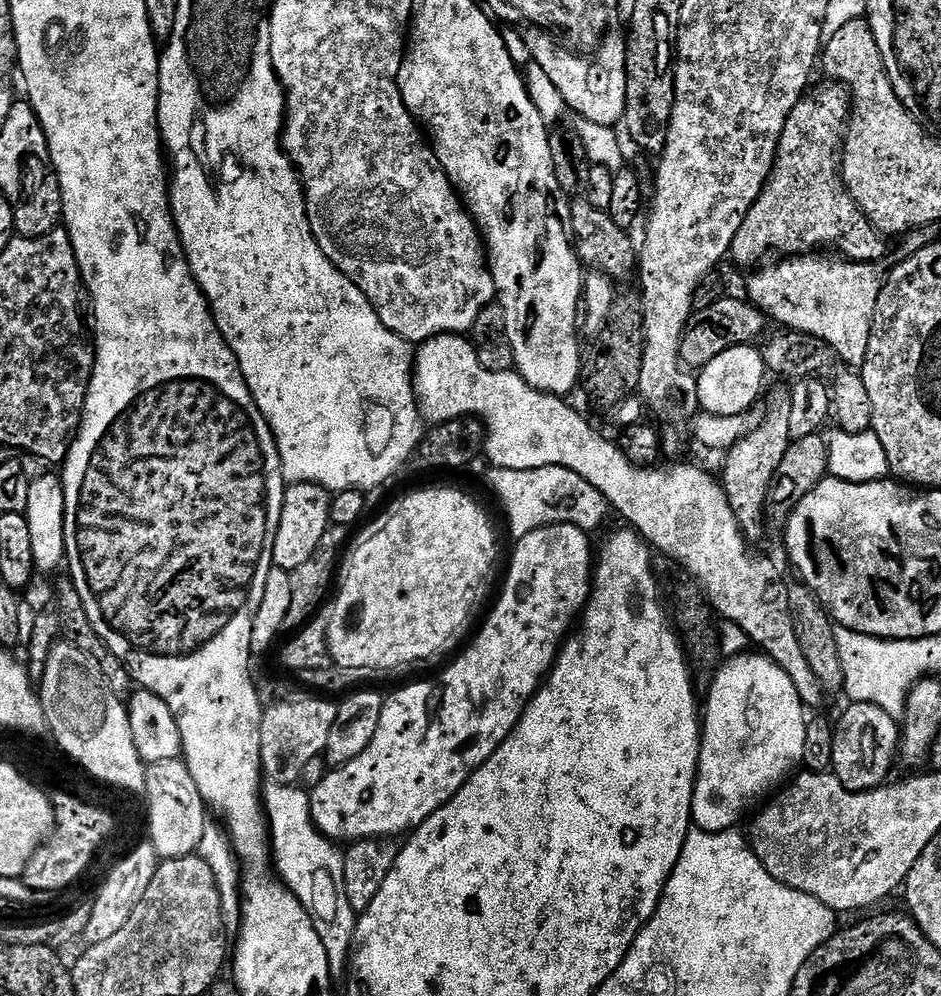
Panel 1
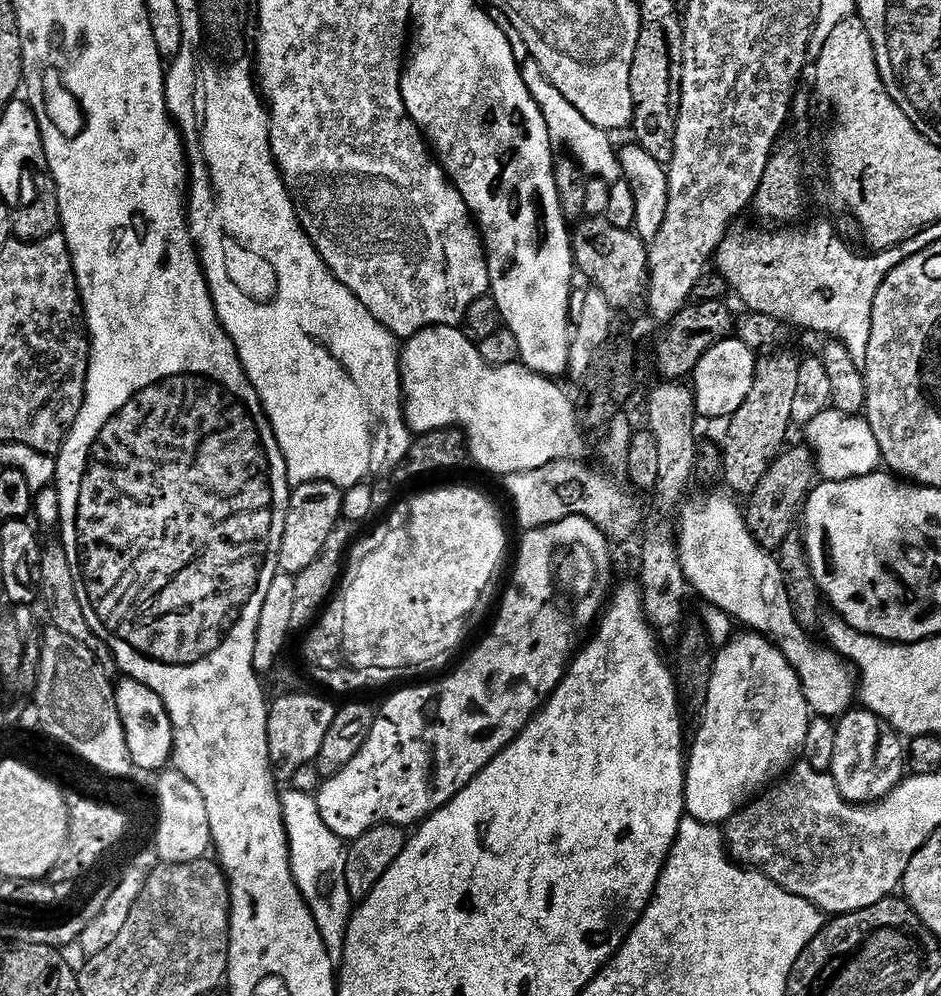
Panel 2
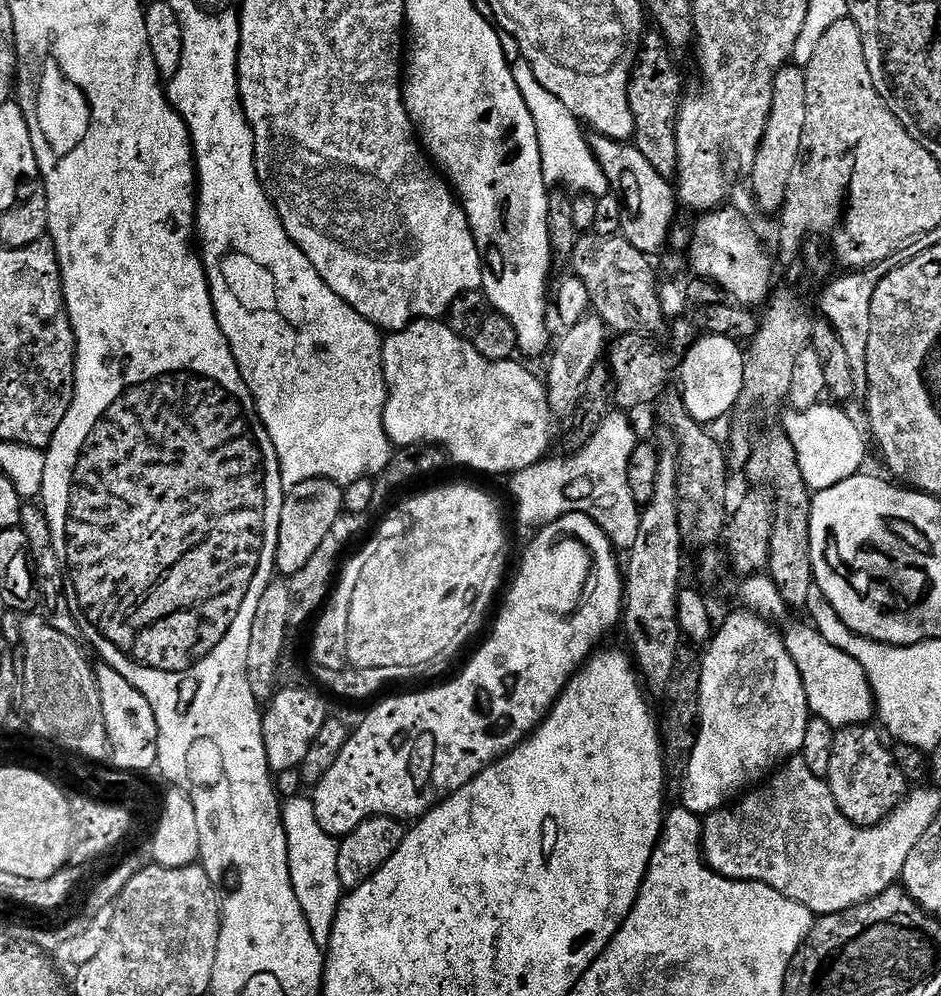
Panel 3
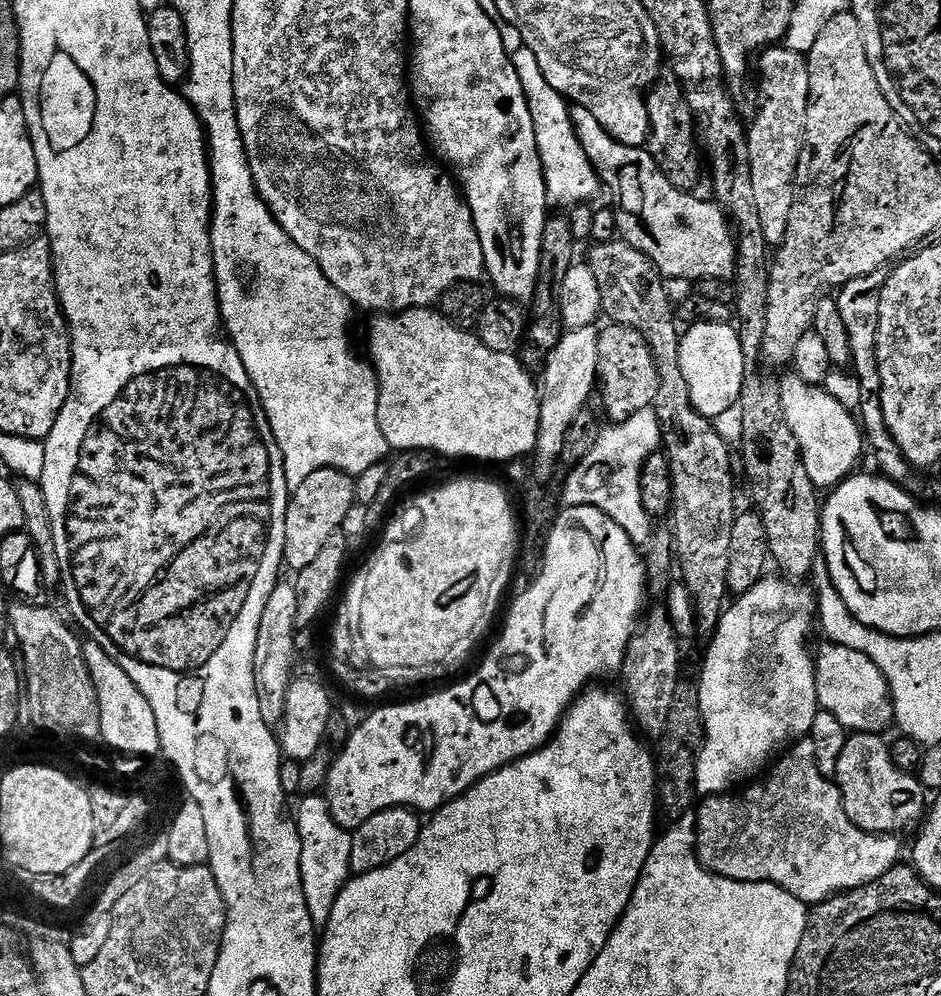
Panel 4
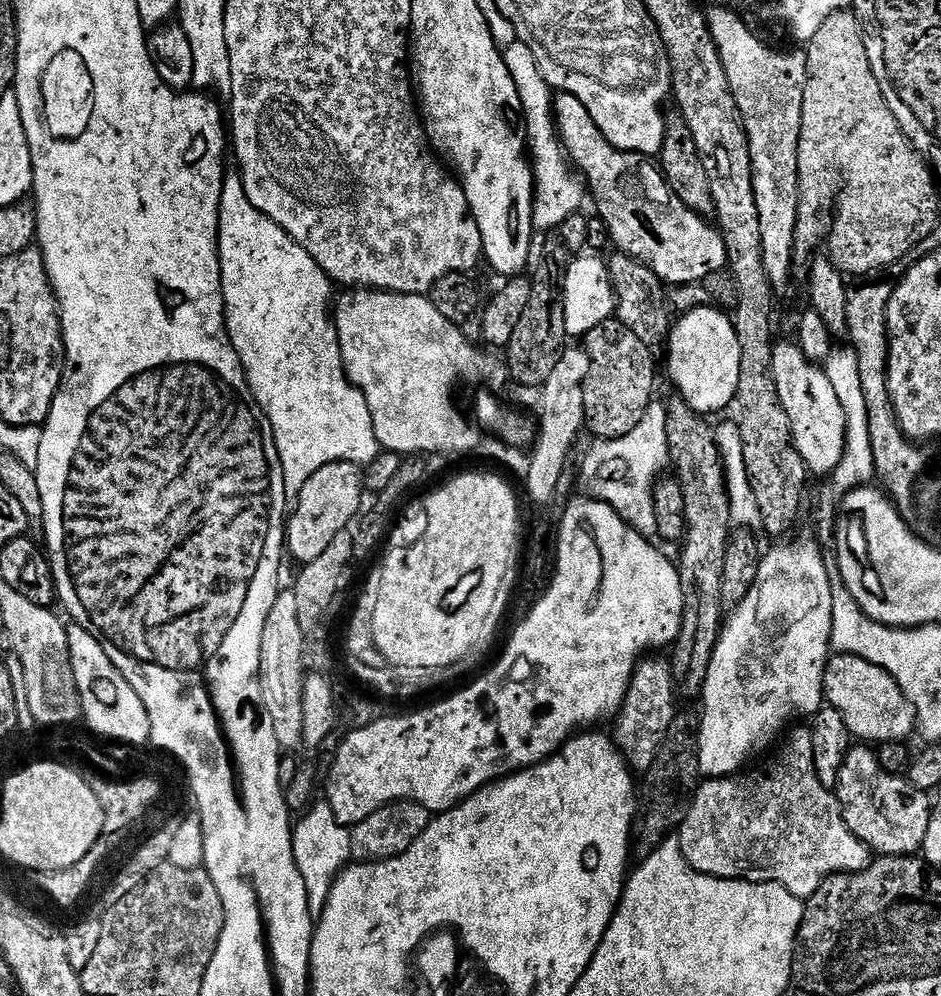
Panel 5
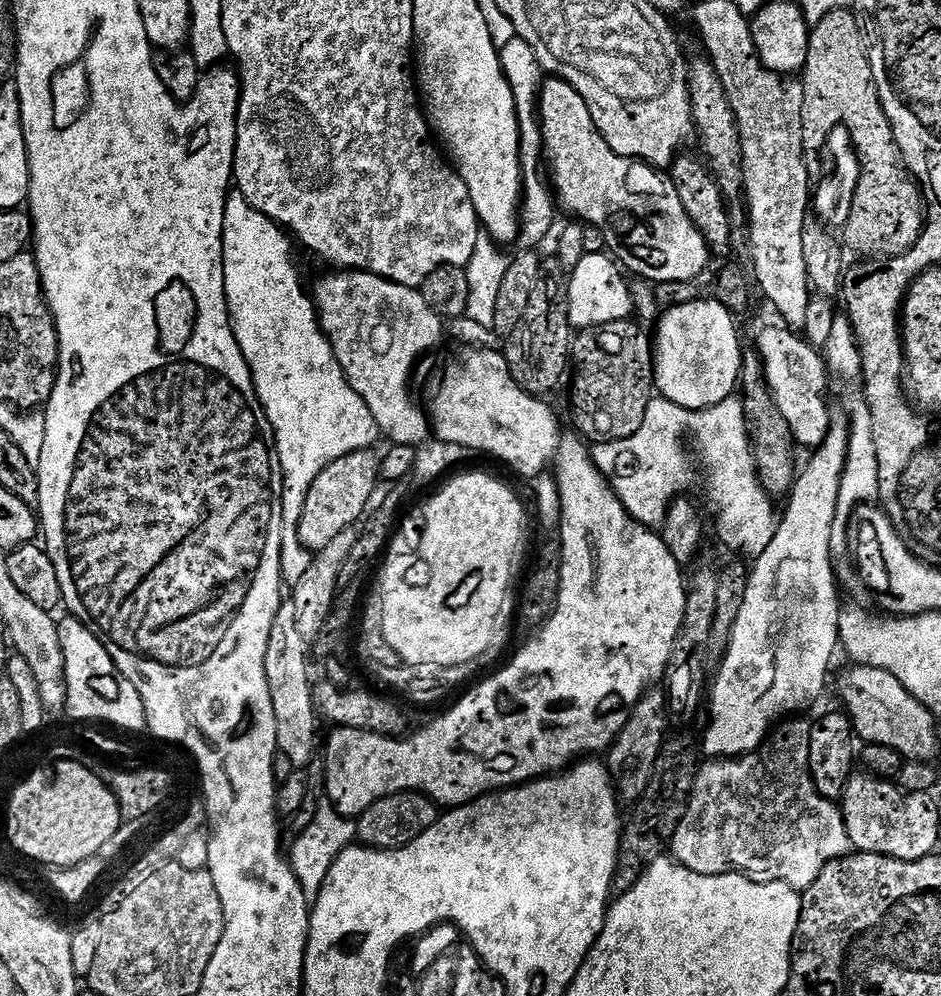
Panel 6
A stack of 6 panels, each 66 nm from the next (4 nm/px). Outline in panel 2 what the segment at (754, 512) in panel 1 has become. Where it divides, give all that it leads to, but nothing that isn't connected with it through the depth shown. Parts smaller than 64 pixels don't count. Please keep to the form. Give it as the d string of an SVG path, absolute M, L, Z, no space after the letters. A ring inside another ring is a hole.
M788 352L777 356L768 354L756 365L754 386L750 388L742 406L729 417L724 440L722 468L729 491L735 495L749 496L766 474L766 470L779 456L787 443L789 428L792 428L792 405L797 389L801 361Z

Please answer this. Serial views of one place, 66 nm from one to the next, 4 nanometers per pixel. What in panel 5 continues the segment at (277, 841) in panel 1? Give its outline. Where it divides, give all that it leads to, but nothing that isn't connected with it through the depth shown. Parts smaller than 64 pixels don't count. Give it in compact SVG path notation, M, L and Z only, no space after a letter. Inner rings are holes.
M327 802L313 803L299 820L292 833L294 858L298 862L298 874L302 874L302 882L306 882L310 914L319 918L326 906L326 898L330 898L334 882L353 859L352 834L345 825L338 822L338 818L334 818L334 810Z

